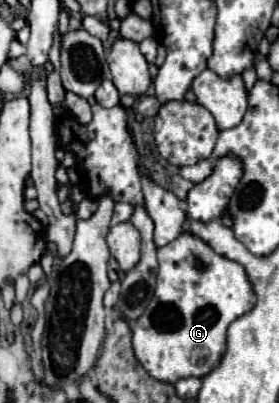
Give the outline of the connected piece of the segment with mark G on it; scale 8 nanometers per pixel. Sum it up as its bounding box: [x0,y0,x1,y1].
[132,233,257,383]

